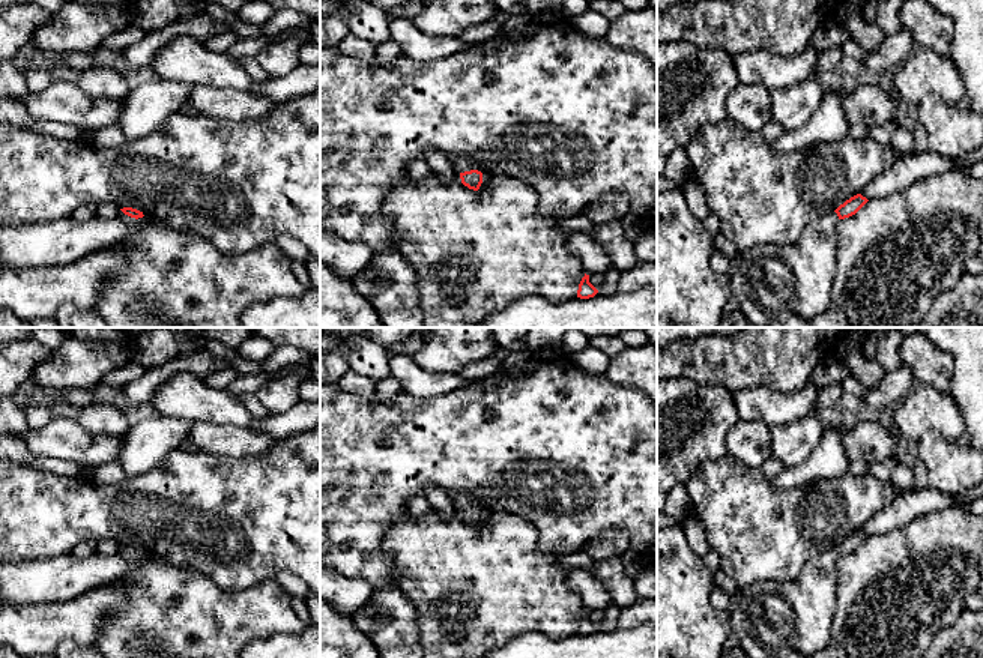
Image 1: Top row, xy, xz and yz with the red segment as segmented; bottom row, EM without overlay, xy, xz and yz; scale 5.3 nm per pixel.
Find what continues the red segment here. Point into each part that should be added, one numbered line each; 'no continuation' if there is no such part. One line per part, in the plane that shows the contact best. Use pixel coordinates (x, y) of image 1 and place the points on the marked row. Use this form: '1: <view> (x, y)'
1: xy (131, 221)

